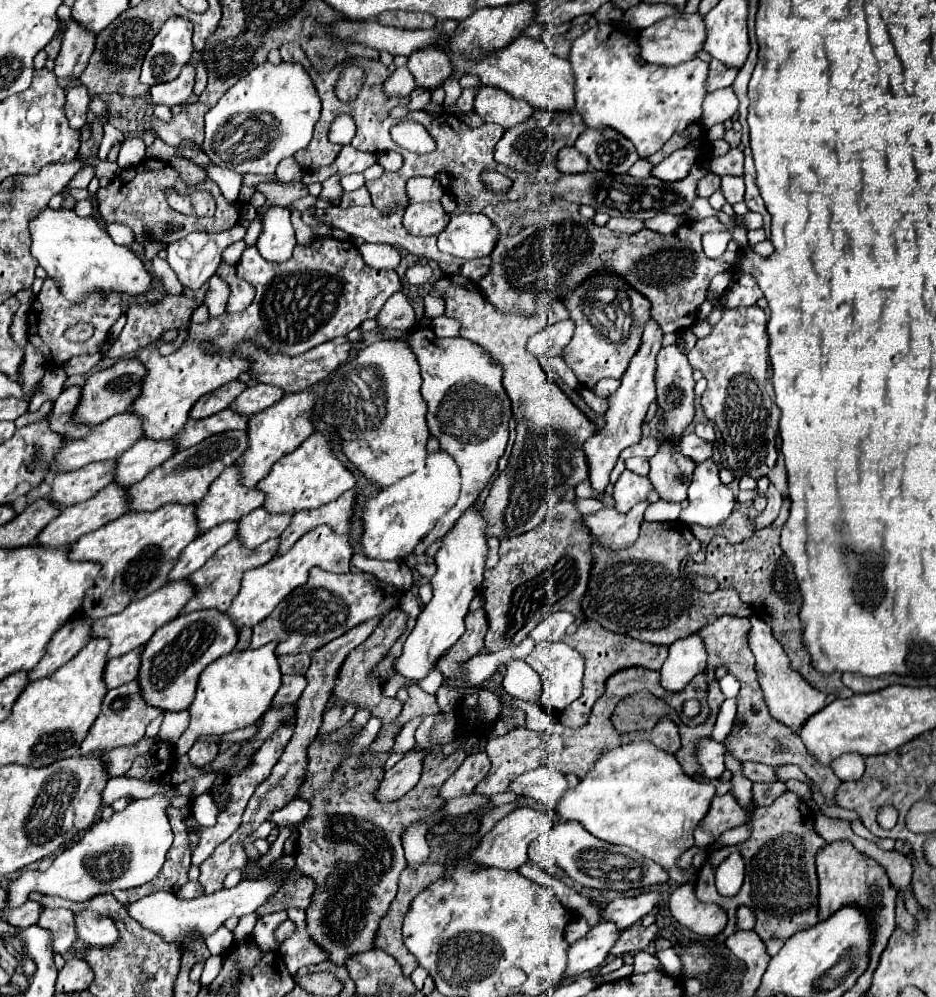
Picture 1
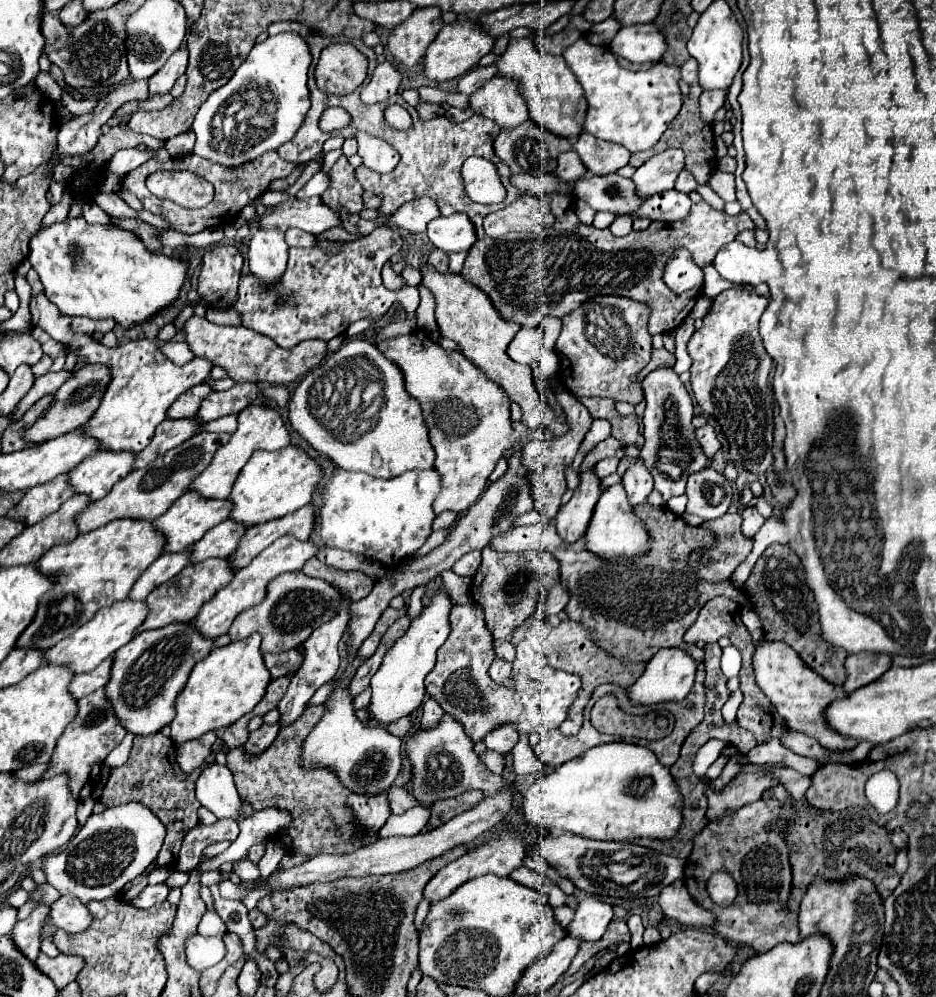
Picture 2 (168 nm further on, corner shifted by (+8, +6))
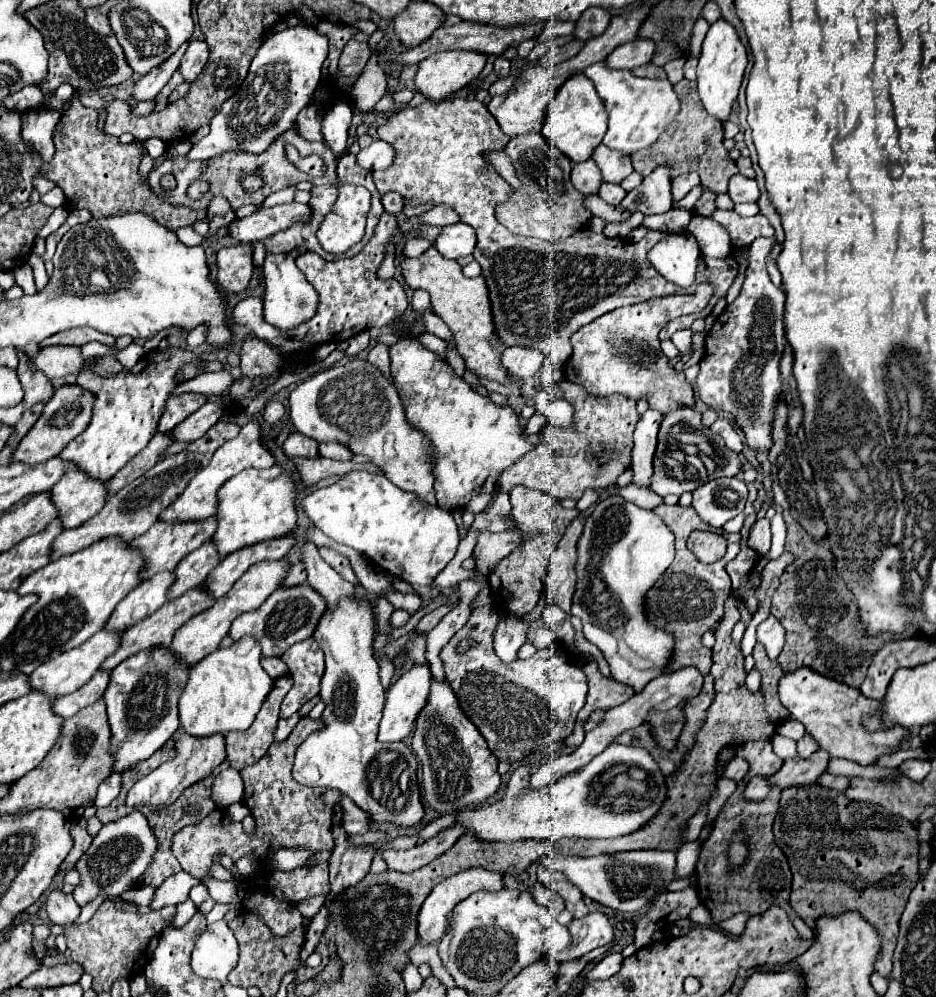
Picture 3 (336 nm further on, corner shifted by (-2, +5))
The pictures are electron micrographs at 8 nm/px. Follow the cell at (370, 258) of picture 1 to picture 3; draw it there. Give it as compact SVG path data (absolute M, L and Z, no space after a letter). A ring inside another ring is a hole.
M415 290L415 294L413 294L413 308L415 308L419 314L423 314L423 310L427 310L429 306L431 306L429 294L427 294L425 290Z

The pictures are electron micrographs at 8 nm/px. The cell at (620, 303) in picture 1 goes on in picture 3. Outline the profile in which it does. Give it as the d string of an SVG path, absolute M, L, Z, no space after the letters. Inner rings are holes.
M701 282L693 294L653 298L641 304L625 306L621 310L603 314L601 318L579 328L571 336L573 354L565 364L565 378L585 386L585 390L593 396L625 394L633 400L645 396L649 406L661 410L663 414L673 412L677 408L695 408L691 384L685 380L683 372L675 372L667 364L667 358L659 348L657 334L669 320L701 312L709 304L711 296L713 296L713 284ZM619 356L625 356L621 360L629 362L619 362Z

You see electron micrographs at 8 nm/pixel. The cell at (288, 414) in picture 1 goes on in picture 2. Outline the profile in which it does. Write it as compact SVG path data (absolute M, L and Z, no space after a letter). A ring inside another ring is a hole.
M249 405L247 409L243 409L239 413L239 419L237 419L237 431L231 435L231 441L227 445L223 445L215 457L213 457L213 463L205 469L205 473L201 473L189 489L195 489L199 491L203 497L217 497L217 499L225 499L229 497L241 469L245 467L245 463L251 459L253 451L255 449L265 449L265 451L277 451L281 447L287 447L289 441L291 441L291 435L289 431L285 429L285 423L281 419L281 415L267 407L267 405Z

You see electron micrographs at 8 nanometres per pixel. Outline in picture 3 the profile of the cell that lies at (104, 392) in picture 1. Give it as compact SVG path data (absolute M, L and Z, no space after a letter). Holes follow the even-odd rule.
M61 386L55 390L51 400L45 404L41 418L33 424L33 428L27 432L27 436L19 442L17 450L11 456L11 462L23 462L23 464L39 464L47 462L49 458L57 456L77 434L89 426L93 410L93 396L89 392L83 392L77 386Z

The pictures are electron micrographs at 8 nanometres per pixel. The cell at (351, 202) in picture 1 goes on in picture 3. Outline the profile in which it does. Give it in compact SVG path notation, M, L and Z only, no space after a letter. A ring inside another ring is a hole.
M389 192L389 194L383 196L383 206L385 206L385 210L387 210L389 214L399 214L399 212L403 210L405 202L403 202L401 194L397 194L397 192Z

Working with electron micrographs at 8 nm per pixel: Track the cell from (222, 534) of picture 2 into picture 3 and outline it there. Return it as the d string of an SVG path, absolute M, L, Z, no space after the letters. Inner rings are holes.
M205 542L203 546L193 550L189 556L185 556L175 568L175 580L169 586L167 600L175 600L187 590L197 588L209 576L209 572L219 564L219 560L221 558L217 550L213 550L209 542Z

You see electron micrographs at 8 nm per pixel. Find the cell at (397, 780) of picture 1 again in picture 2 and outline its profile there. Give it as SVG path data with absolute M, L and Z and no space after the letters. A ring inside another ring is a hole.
M351 793L347 799L347 805L351 805L351 811L355 813L355 819L365 829L381 829L387 817L391 815L389 809L389 793Z

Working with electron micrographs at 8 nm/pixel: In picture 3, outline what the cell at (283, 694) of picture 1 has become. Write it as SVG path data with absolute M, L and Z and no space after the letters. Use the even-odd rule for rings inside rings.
M281 676L275 680L273 690L265 698L255 722L245 732L227 732L225 744L227 744L227 760L233 768L241 770L249 764L255 764L261 760L269 746L273 744L273 734L279 722L279 706L285 698L285 694L291 690L293 678Z

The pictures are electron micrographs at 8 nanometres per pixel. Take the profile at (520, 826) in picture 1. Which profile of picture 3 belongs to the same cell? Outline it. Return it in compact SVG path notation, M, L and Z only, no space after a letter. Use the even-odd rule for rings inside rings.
M465 870L461 874L455 874L453 878L447 878L445 882L437 884L431 894L425 898L425 902L421 904L419 916L417 916L417 934L423 942L439 942L447 930L449 930L449 912L467 896L471 896L473 892L479 890L487 890L487 892L497 892L503 888L503 878L497 872L487 872L487 870Z

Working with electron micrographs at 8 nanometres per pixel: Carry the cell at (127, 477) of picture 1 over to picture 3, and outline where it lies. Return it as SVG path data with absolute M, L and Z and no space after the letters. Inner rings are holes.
M67 470L63 478L49 490L51 502L57 508L57 518L65 530L77 528L93 518L107 498L107 482L89 482L85 474Z

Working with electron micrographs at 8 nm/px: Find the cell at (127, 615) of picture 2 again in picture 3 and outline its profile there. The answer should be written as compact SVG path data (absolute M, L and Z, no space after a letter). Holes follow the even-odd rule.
M99 630L93 638L89 638L87 642L83 642L81 646L59 654L57 658L41 664L31 676L29 676L29 686L35 692L47 694L49 698L59 698L65 694L75 692L77 688L81 688L85 682L89 682L89 678L97 672L97 668L101 666L101 662L111 654L113 648L117 648L117 638L121 638L121 632L109 632L109 630Z

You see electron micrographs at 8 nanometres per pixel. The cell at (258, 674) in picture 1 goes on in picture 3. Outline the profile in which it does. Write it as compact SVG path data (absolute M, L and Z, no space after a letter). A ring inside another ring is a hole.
M245 636L231 648L215 650L189 670L187 686L179 698L179 720L187 734L225 734L231 730L247 730L253 724L263 700L273 686L273 680L259 664L261 648L257 643L252 637Z

